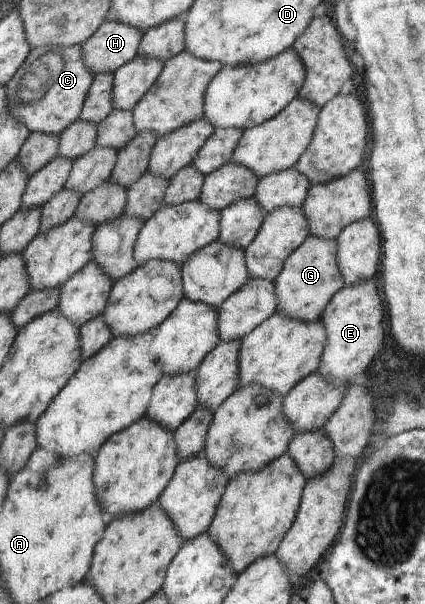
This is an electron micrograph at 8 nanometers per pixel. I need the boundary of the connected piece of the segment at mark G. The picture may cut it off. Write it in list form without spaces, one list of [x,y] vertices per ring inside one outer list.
[[[308,235],[306,240],[283,262],[280,276],[274,280],[278,298],[277,312],[283,317],[304,322],[318,321],[330,299],[345,285],[338,264],[337,239]]]

